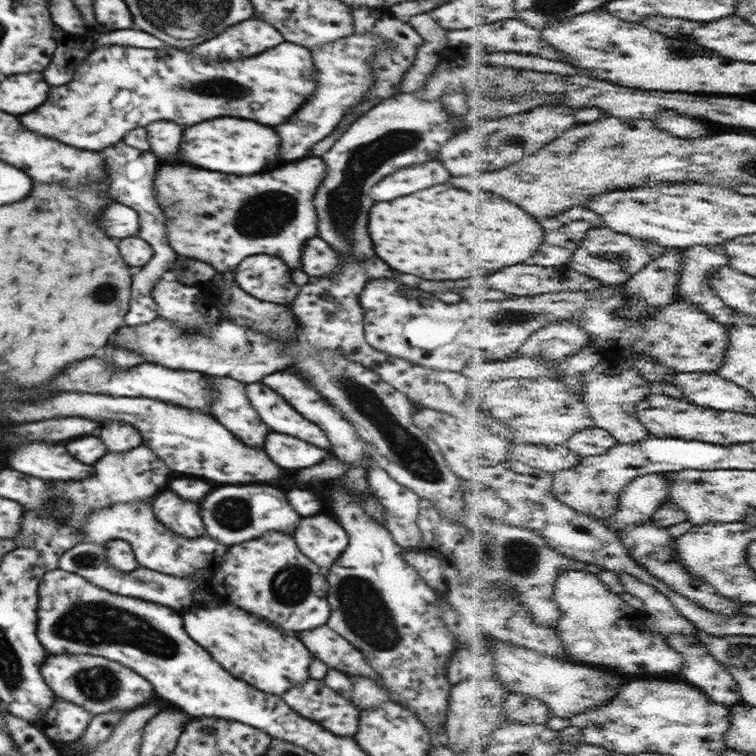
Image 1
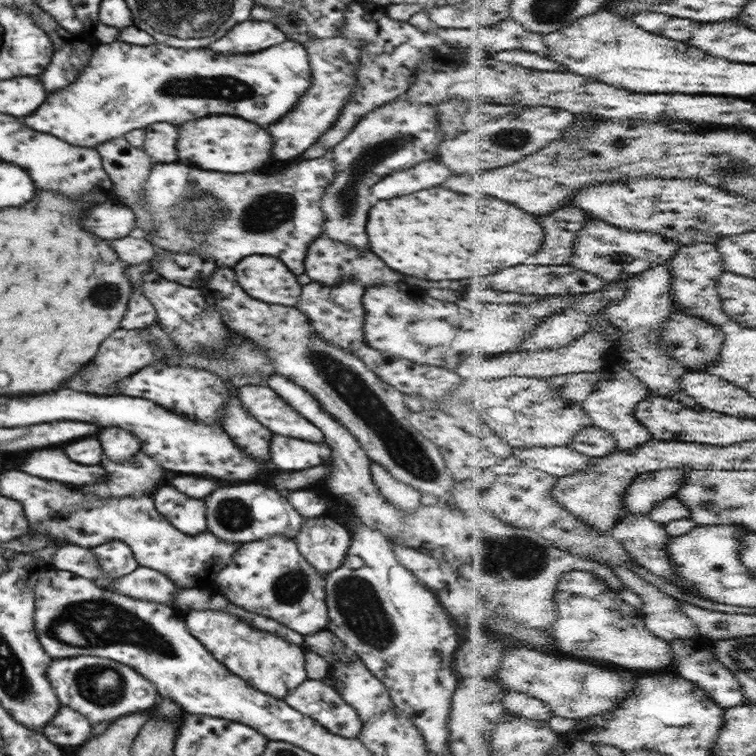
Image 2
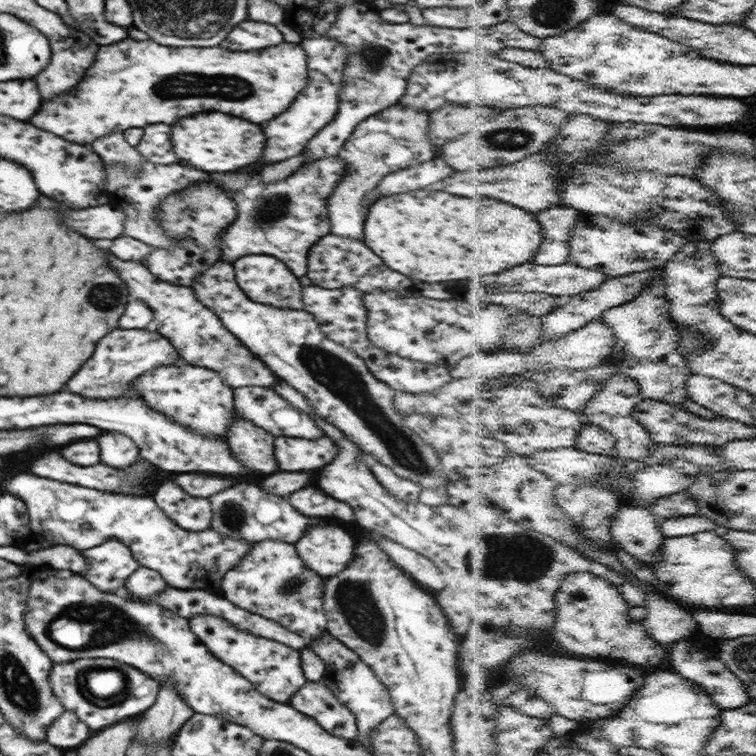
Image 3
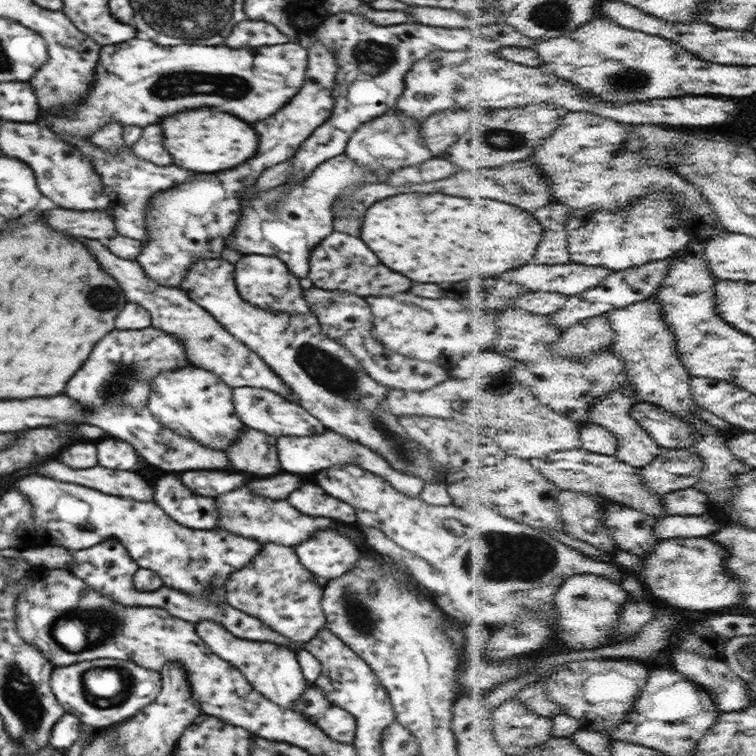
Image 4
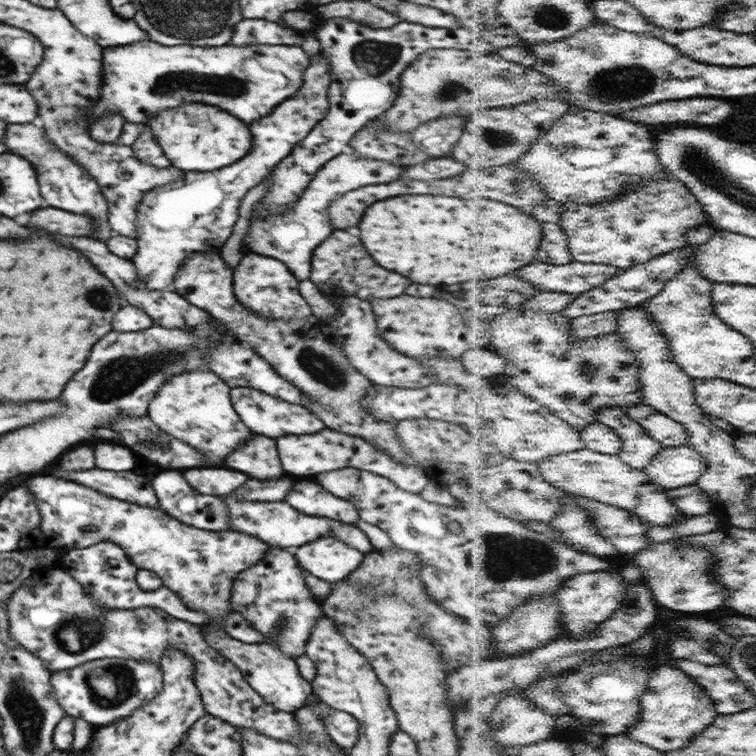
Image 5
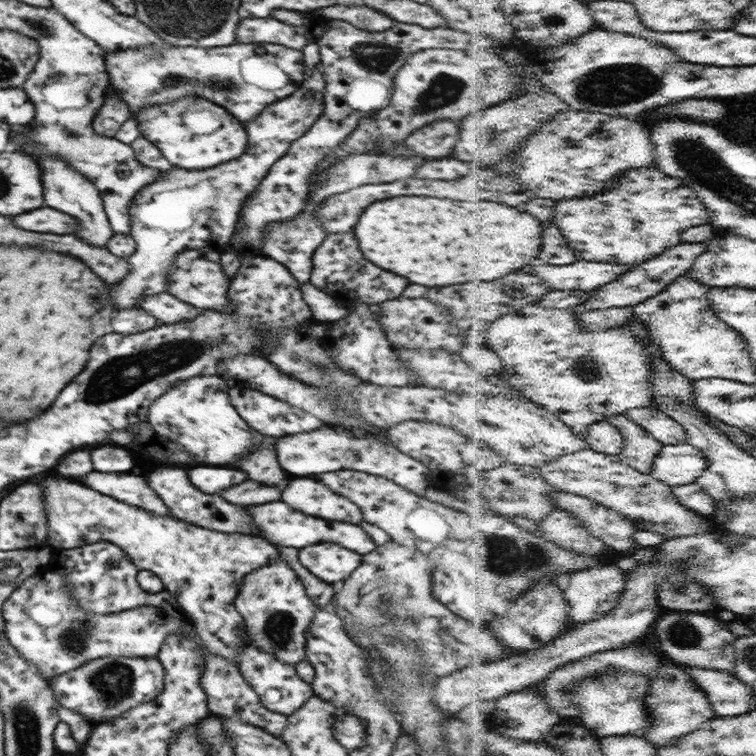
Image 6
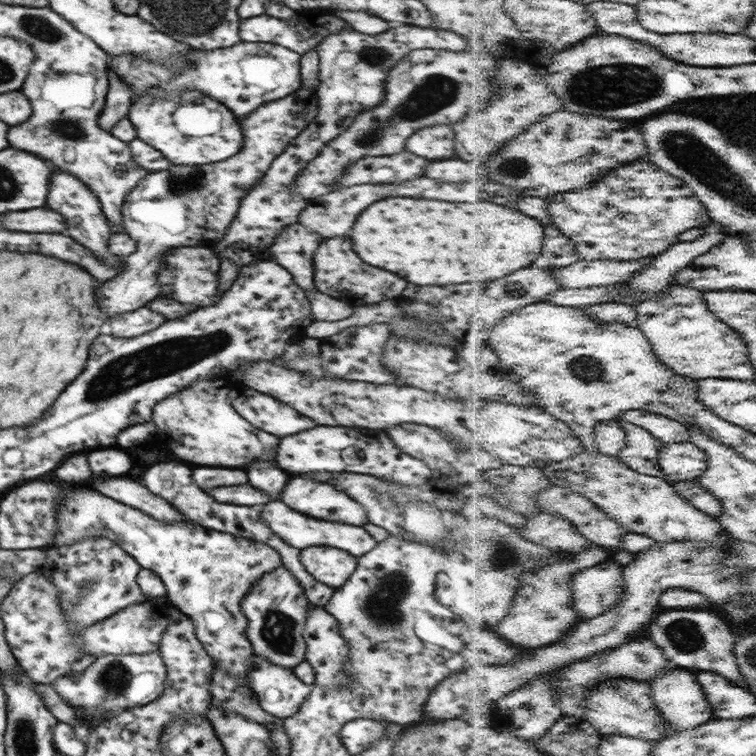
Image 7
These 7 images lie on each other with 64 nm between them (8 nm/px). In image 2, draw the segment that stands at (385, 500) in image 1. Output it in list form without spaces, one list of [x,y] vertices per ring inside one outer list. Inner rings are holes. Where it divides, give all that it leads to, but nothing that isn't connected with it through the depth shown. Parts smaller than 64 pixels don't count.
[[[371,460],[370,473],[384,500],[407,513],[413,513],[420,503],[421,492],[396,480],[386,468]]]

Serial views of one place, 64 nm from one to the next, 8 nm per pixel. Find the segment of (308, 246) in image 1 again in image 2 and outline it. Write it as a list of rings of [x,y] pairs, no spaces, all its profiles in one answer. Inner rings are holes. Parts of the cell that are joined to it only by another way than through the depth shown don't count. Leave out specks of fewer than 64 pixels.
[[[320,236],[306,251],[304,258],[305,273],[313,280],[325,283],[326,286],[336,286],[343,280],[357,280],[362,282],[364,288],[376,286],[376,284],[396,284],[404,280],[402,274],[390,270],[376,254],[372,252],[358,252],[356,248],[350,248],[346,244],[338,244],[326,236]]]

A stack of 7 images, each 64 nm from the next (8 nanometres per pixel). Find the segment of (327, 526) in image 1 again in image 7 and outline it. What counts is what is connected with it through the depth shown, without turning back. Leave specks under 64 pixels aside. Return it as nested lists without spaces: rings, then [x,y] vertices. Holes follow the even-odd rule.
[[[310,547],[302,549],[301,563],[316,579],[333,589],[340,588],[356,570],[357,556],[341,548]]]

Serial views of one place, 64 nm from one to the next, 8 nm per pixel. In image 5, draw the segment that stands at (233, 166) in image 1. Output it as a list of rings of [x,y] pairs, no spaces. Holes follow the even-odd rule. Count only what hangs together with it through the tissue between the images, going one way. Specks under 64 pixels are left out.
[[[184,102],[178,108],[154,113],[144,125],[154,134],[172,166],[180,170],[218,170],[244,158],[252,148],[252,134],[244,122],[220,108],[201,102]]]

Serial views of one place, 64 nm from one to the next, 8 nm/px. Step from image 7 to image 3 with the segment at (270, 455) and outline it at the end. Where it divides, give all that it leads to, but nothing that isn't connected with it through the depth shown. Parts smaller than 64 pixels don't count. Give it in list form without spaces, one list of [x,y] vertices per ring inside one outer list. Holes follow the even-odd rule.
[[[182,362],[159,366],[139,376],[133,382],[133,389],[149,404],[150,408],[202,436],[226,438],[230,424],[235,421],[233,388],[226,385],[220,374],[212,369]]]

